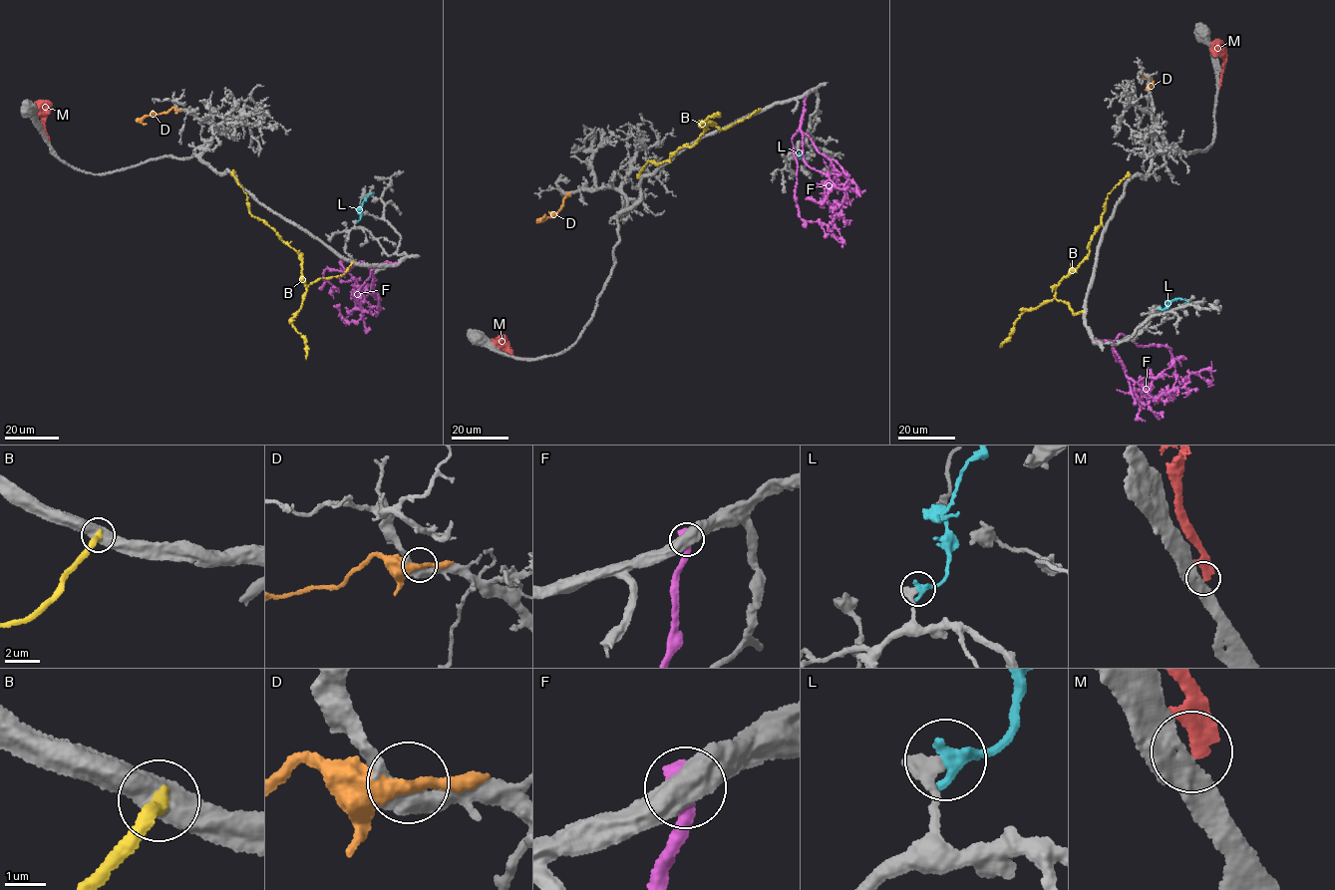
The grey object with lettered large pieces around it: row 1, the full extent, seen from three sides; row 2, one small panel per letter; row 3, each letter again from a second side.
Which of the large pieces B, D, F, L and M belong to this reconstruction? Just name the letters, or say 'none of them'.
none of them

